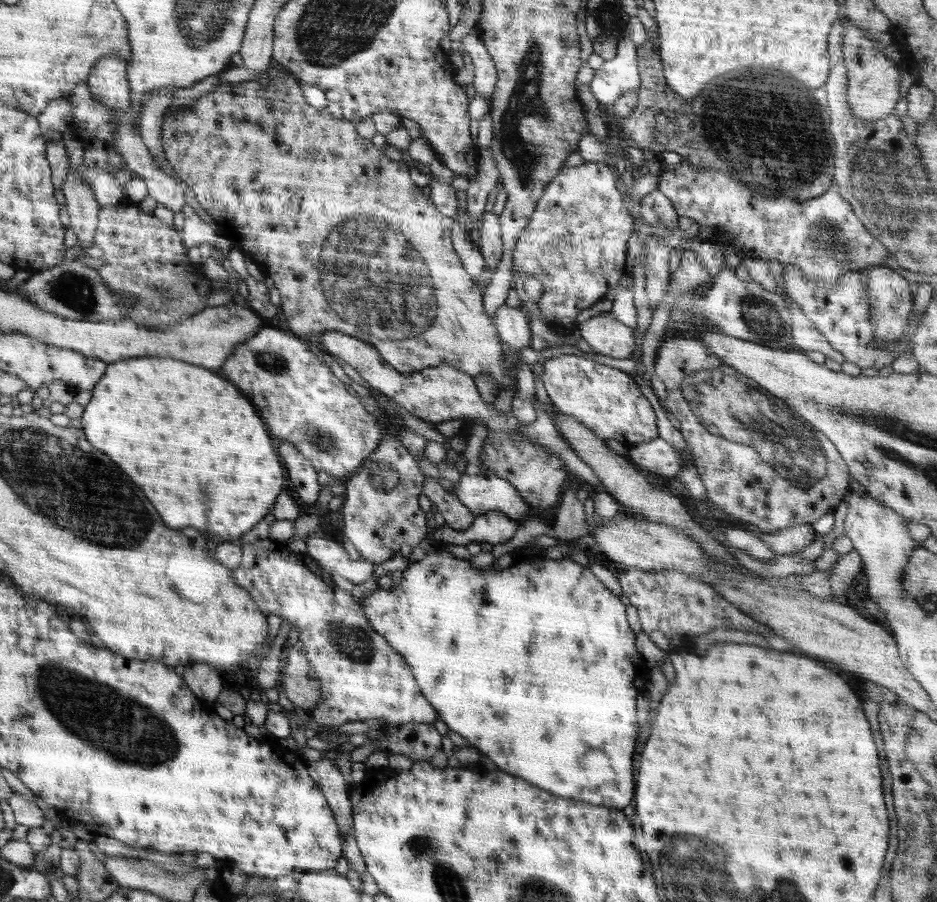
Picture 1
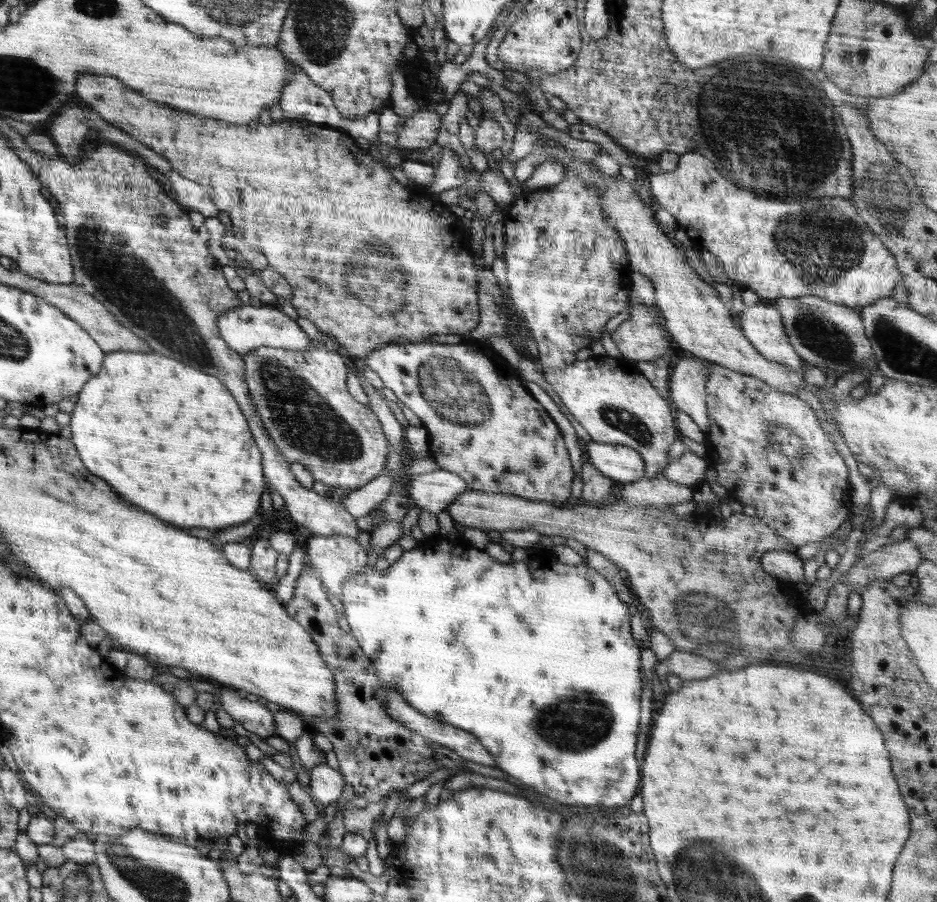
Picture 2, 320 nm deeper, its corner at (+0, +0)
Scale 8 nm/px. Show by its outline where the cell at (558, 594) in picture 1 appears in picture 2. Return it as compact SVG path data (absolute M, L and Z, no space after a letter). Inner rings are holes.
M440 538L440 541L435 546L432 546L432 548L423 549L417 547L410 551L403 551L402 556L384 572L378 572L374 566L366 565L363 570L359 570L356 574L349 576L345 580L344 595L341 598L341 602L344 606L345 618L350 626L351 636L358 641L359 648L362 650L364 656L371 660L376 676L381 678L381 680L395 682L397 688L399 688L399 692L401 692L401 695L405 698L405 701L418 712L421 712L428 718L450 724L474 735L478 739L478 742L480 742L480 744L482 744L495 758L498 768L501 768L508 775L512 776L515 782L526 784L530 790L534 790L536 793L542 792L542 794L546 794L546 798L554 798L554 800L558 800L558 802L562 802L562 804L580 804L583 806L596 806L596 808L601 805L612 806L620 808L620 812L622 812L622 810L627 810L628 804L632 798L634 798L634 795L638 794L638 784L640 784L640 766L636 764L636 752L634 752L634 750L636 750L638 728L640 728L638 724L640 724L640 696L642 696L643 688L640 666L642 648L638 647L636 644L637 642L630 632L630 618L632 614L629 610L629 606L619 599L615 588L601 574L598 574L593 568L590 568L584 563L576 566L562 566L562 564L560 564L560 568L556 568L556 570L552 570L552 572L544 567L544 578L538 578L538 580L536 580L536 576L532 574L532 568L534 568L534 564L529 560L506 565L492 558L483 549L477 549L470 544L461 542L460 539L455 542L450 542L449 540Z

